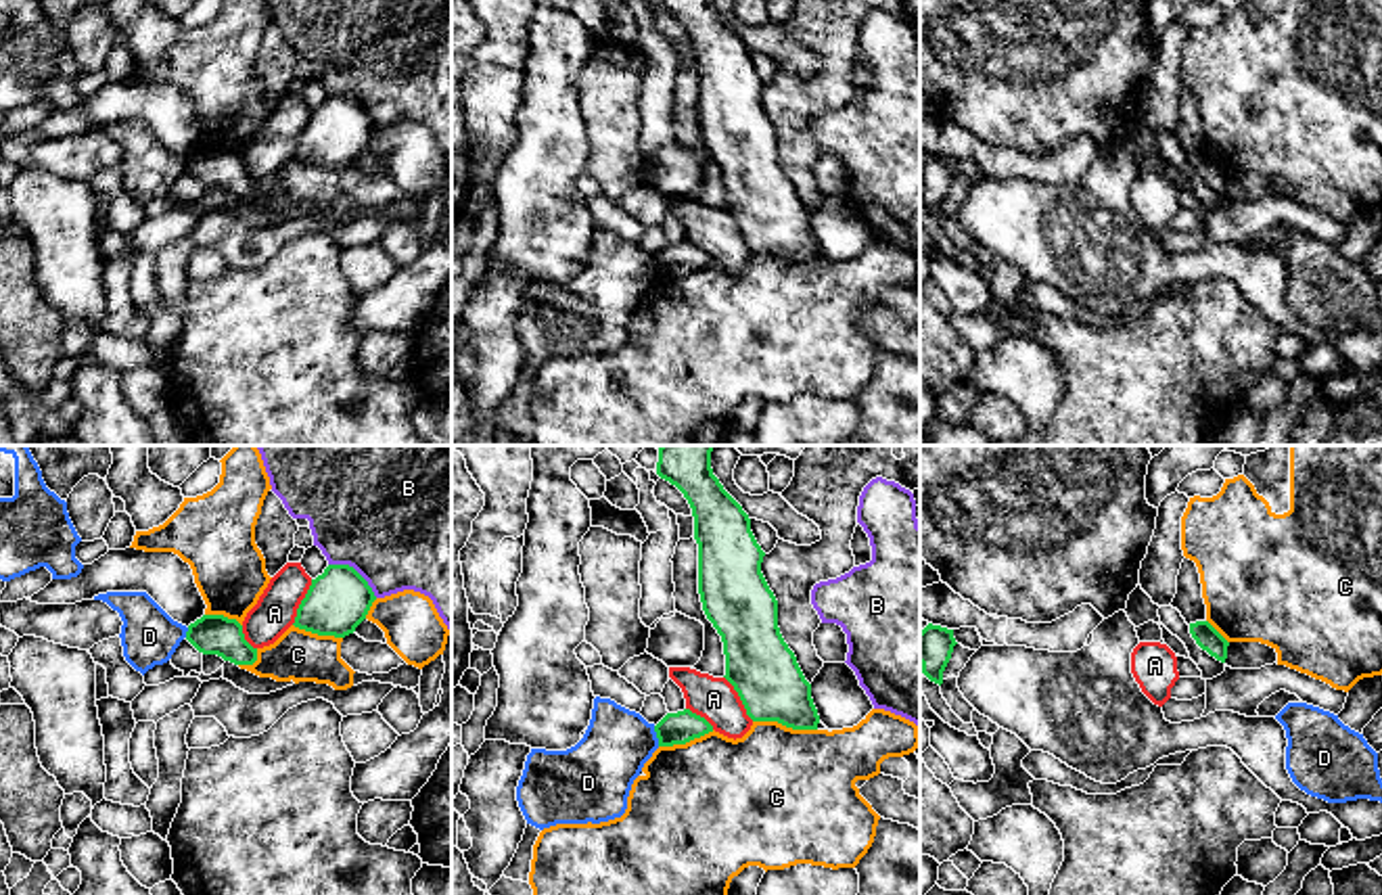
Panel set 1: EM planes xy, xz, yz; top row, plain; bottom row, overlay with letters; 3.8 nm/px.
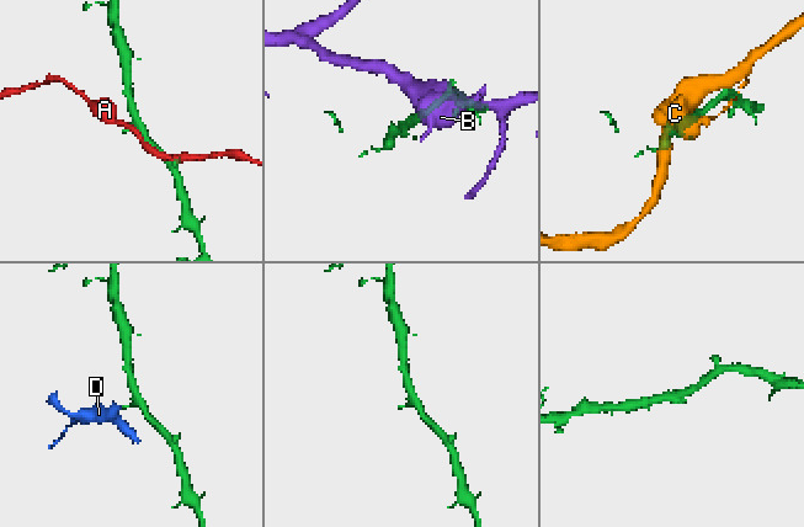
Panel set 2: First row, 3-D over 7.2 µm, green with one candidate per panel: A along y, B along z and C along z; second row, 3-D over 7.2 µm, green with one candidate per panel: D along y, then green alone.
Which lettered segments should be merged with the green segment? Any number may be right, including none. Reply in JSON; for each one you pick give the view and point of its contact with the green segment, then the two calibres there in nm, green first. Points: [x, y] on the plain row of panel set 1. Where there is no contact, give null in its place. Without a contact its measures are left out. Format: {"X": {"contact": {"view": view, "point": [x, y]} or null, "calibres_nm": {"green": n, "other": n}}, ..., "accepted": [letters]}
{"accepted": []}

